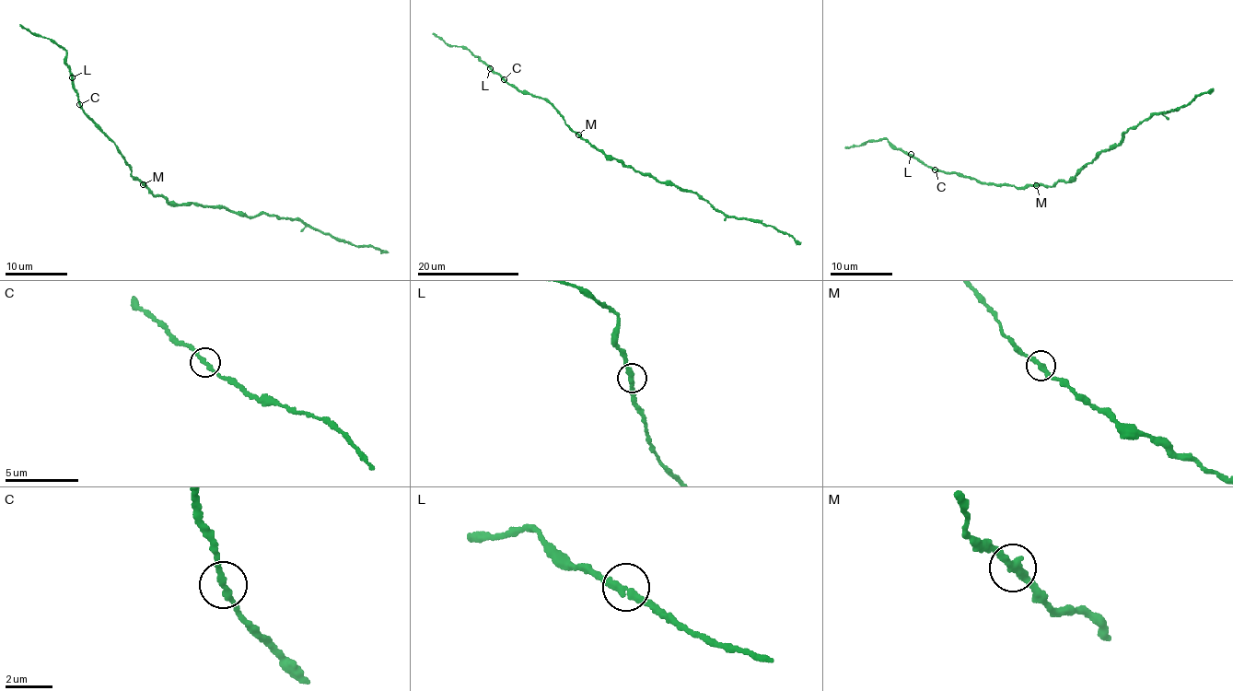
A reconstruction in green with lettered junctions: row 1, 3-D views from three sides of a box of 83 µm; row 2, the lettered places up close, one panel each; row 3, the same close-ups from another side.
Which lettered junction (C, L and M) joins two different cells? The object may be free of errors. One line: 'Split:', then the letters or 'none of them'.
Split: none of them

